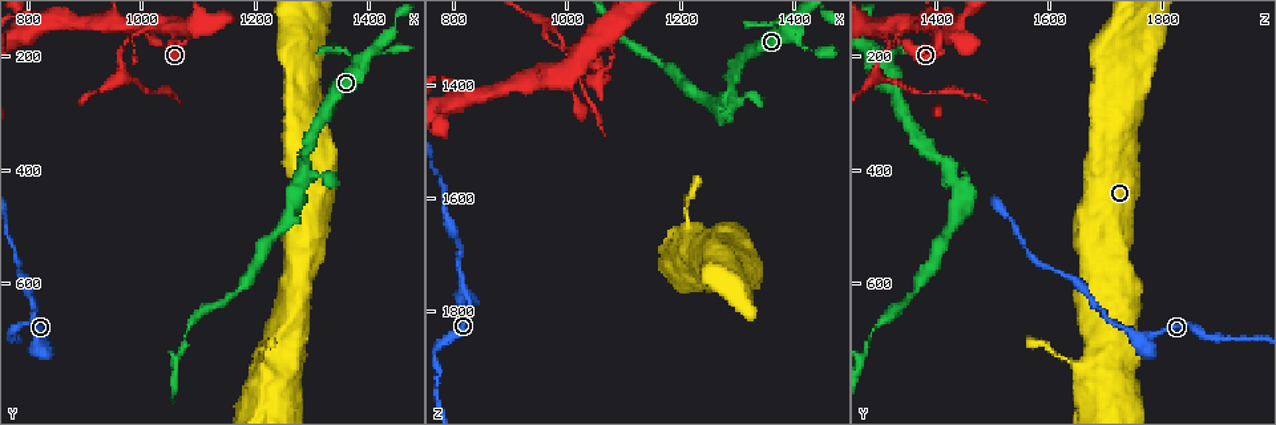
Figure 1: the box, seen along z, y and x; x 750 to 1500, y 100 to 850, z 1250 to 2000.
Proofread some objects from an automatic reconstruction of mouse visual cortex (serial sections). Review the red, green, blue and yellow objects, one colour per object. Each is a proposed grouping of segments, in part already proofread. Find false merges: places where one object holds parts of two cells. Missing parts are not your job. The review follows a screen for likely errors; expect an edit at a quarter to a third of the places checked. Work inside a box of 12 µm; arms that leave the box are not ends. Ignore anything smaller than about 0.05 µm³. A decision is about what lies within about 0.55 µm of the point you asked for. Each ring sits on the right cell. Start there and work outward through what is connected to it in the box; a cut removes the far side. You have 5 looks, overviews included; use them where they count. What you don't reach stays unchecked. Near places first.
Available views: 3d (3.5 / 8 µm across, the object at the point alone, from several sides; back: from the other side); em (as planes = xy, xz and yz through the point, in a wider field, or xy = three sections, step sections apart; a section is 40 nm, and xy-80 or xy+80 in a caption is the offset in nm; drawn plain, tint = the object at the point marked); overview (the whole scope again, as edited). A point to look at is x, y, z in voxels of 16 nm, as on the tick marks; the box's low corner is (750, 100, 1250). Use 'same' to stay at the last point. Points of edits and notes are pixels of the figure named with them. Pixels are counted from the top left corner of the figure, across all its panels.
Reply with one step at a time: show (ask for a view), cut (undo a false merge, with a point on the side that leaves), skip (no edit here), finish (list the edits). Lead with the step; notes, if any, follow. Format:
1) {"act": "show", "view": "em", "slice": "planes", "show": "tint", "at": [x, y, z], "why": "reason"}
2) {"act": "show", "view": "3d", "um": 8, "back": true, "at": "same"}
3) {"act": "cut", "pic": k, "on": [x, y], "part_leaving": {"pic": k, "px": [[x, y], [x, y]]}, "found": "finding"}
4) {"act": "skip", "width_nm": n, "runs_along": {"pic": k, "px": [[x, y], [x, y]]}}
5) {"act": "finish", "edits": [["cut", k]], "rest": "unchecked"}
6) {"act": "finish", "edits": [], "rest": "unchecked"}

{"act": "show", "view": "3d", "um": 3.5, "at": [1290, 410, 1420], "why": "two arms in line, one across"}

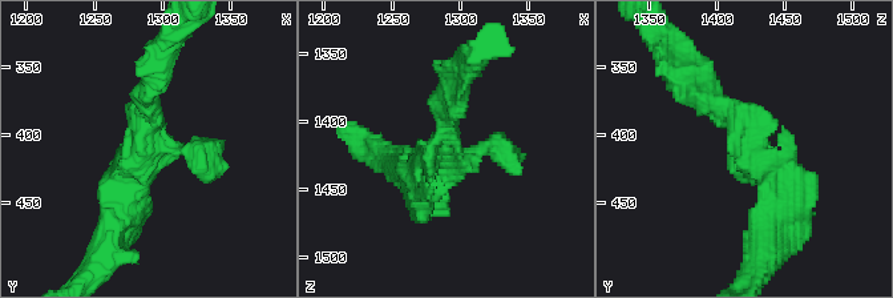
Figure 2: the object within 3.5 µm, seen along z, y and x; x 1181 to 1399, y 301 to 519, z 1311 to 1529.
{"act": "show", "view": "em", "slice": "xy", "step": 1, "show": "tint", "at": [1284, 410, 1422], "why": "need the tissue"}

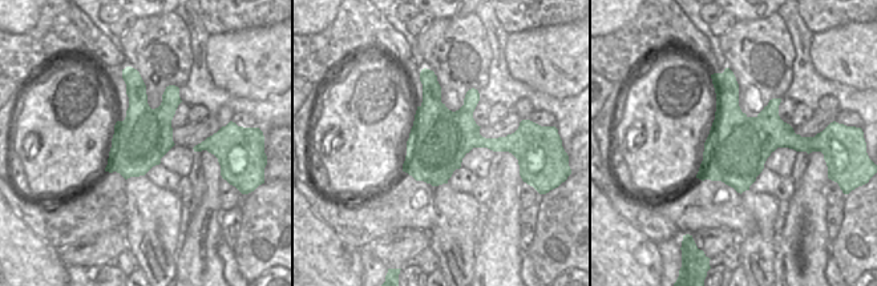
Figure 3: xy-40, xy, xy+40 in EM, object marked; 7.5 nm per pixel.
{"act": "skip", "arms": 3, "runs_along": {"pic": 2, "px": [[691, 84], [772, 182], [766, 222]]}, "found": "one cell here"}

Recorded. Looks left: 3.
{"act": "show", "view": "3d", "um": 3.5, "at": [1010, 150, 1345], "why": "arms part here"}

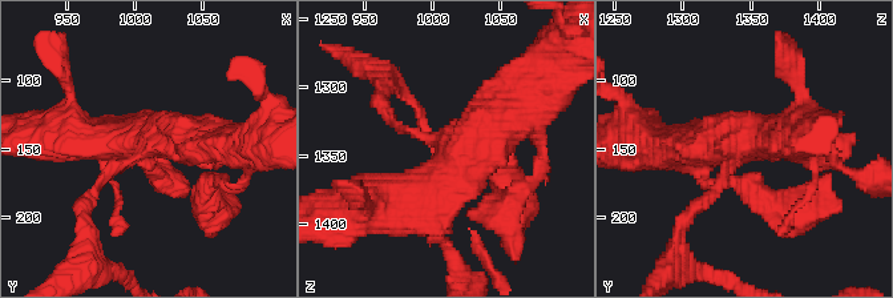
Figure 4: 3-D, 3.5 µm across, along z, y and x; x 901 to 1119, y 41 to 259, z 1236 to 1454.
{"act": "show", "view": "em", "slice": "xy", "step": 3, "show": "tint", "at": [1008, 150, 1344], "arms": 3, "arm_widths_nm": [100, 500, 500]}

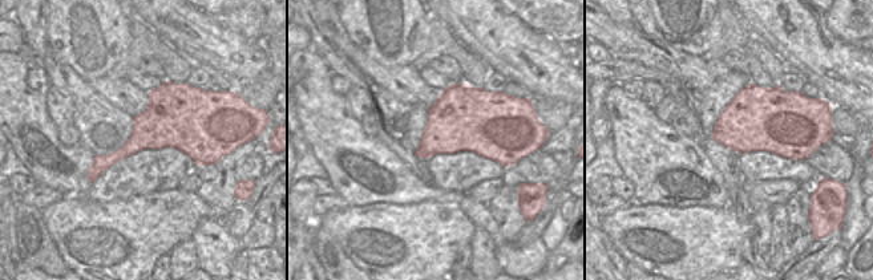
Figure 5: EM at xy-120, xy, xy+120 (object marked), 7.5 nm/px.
{"act": "cut", "pic": 4, "on": [387, 115], "part_leaving": {"pic": 4, "px": [[421, 137], [384, 113], [384, 79]]}, "found": "two cells meet here"}

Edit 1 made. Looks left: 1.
{"act": "finish", "edits": [["cut", 4]], "rest": "unchecked"}

